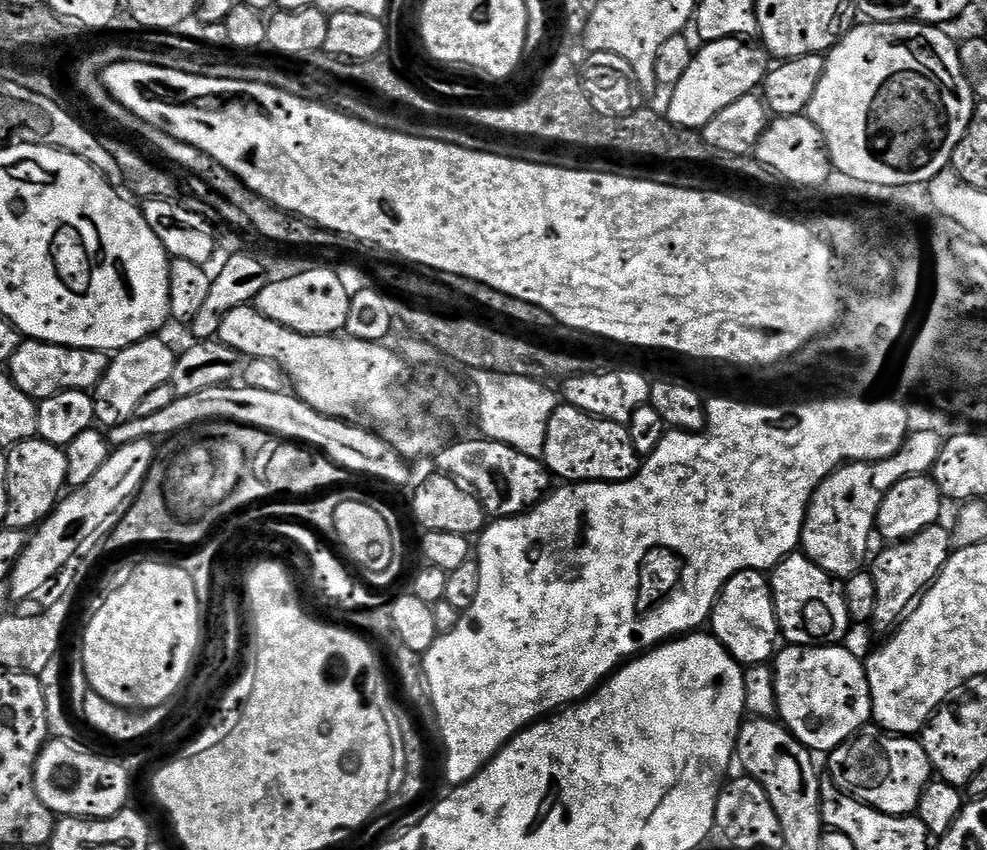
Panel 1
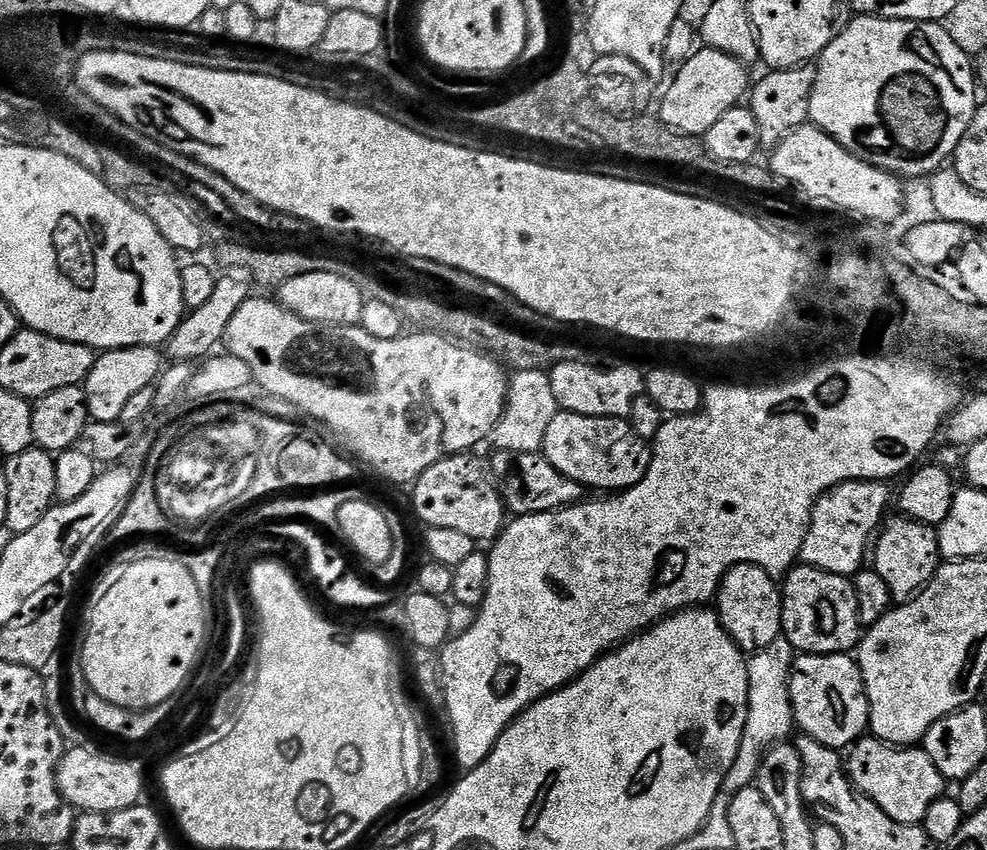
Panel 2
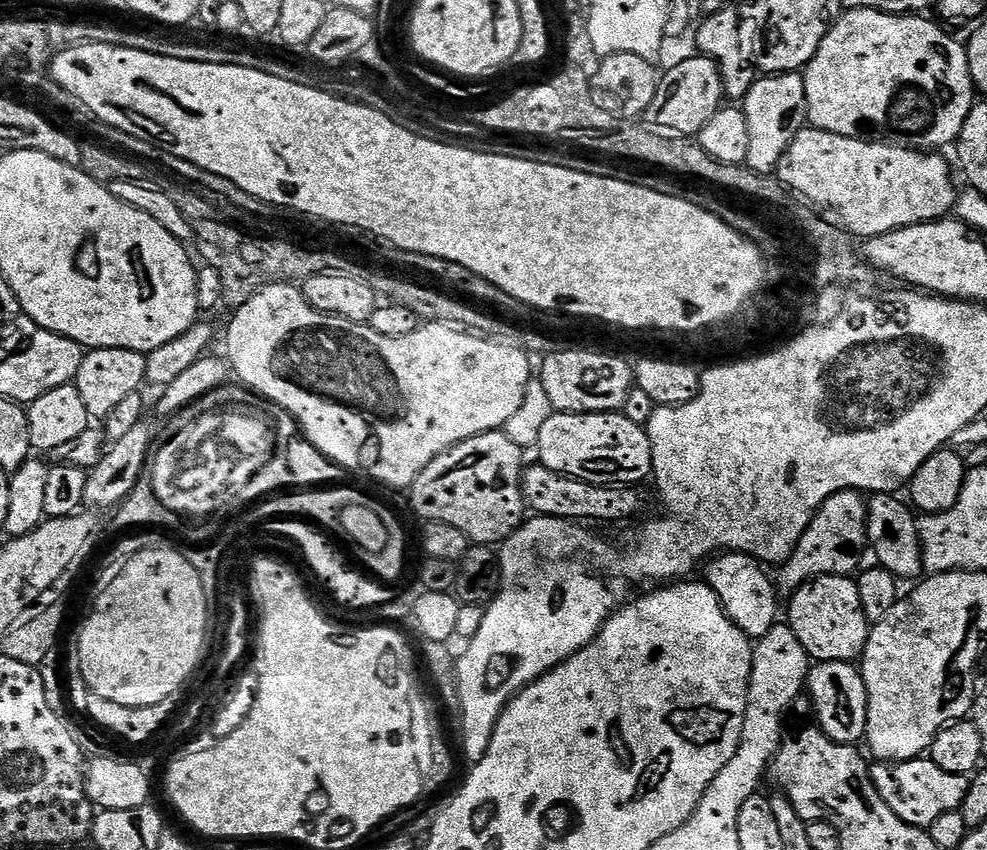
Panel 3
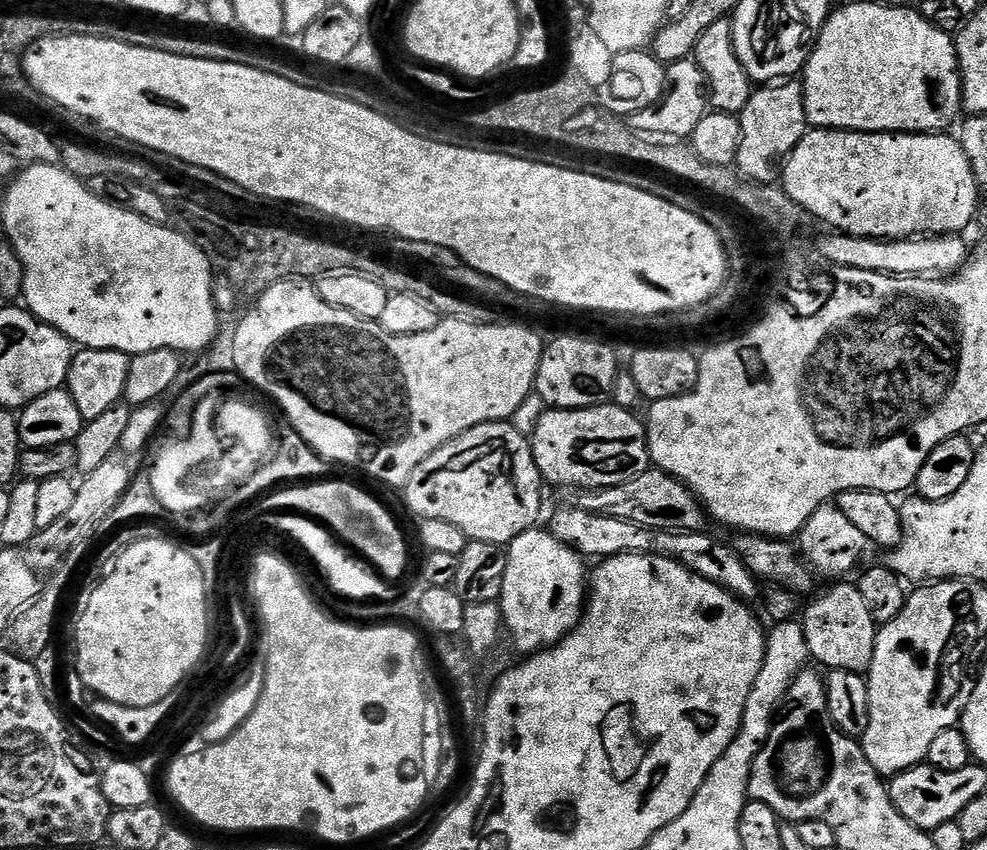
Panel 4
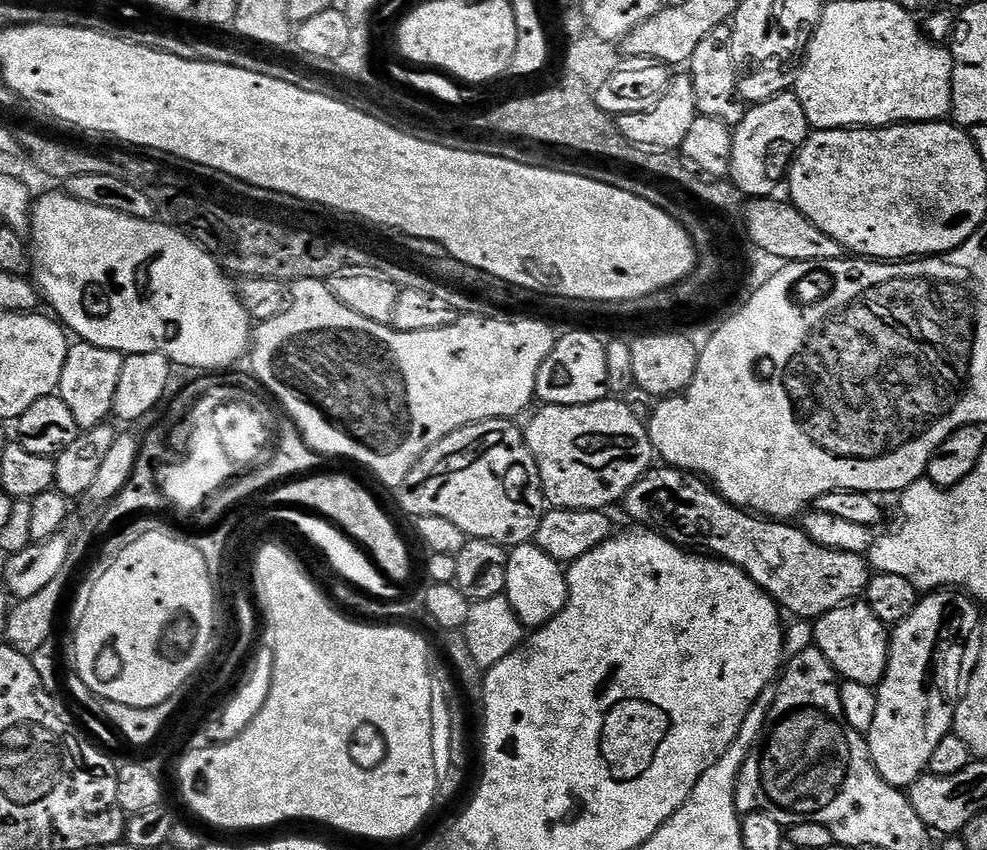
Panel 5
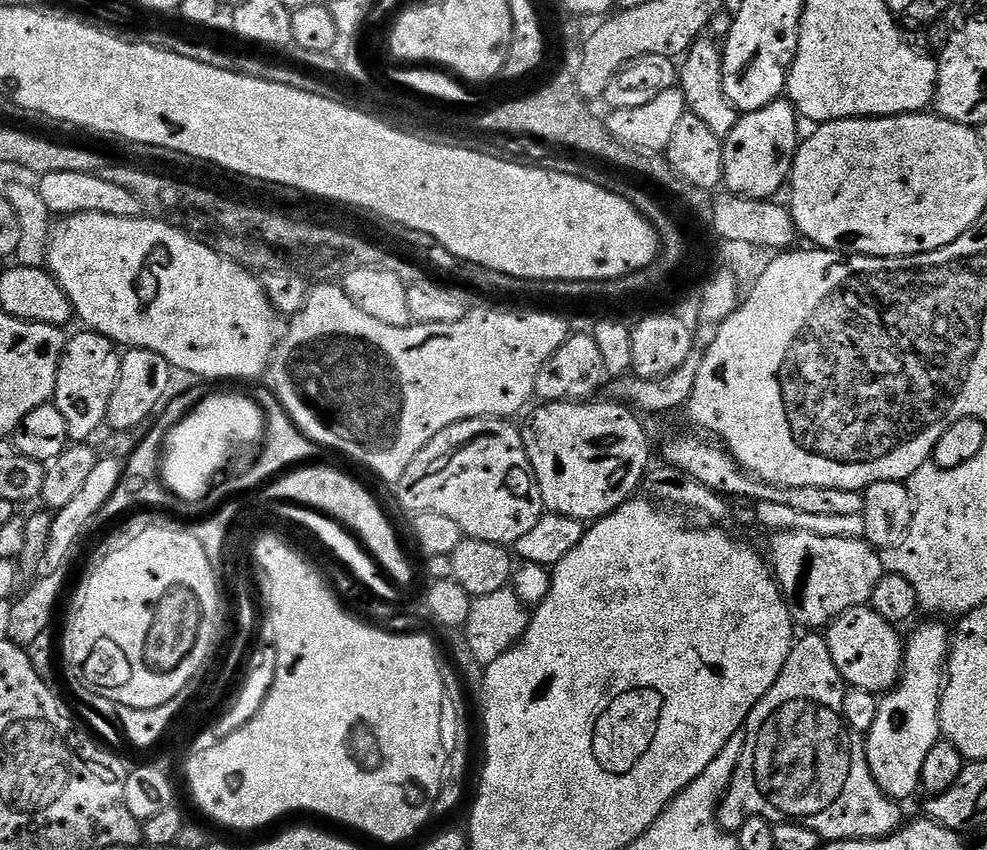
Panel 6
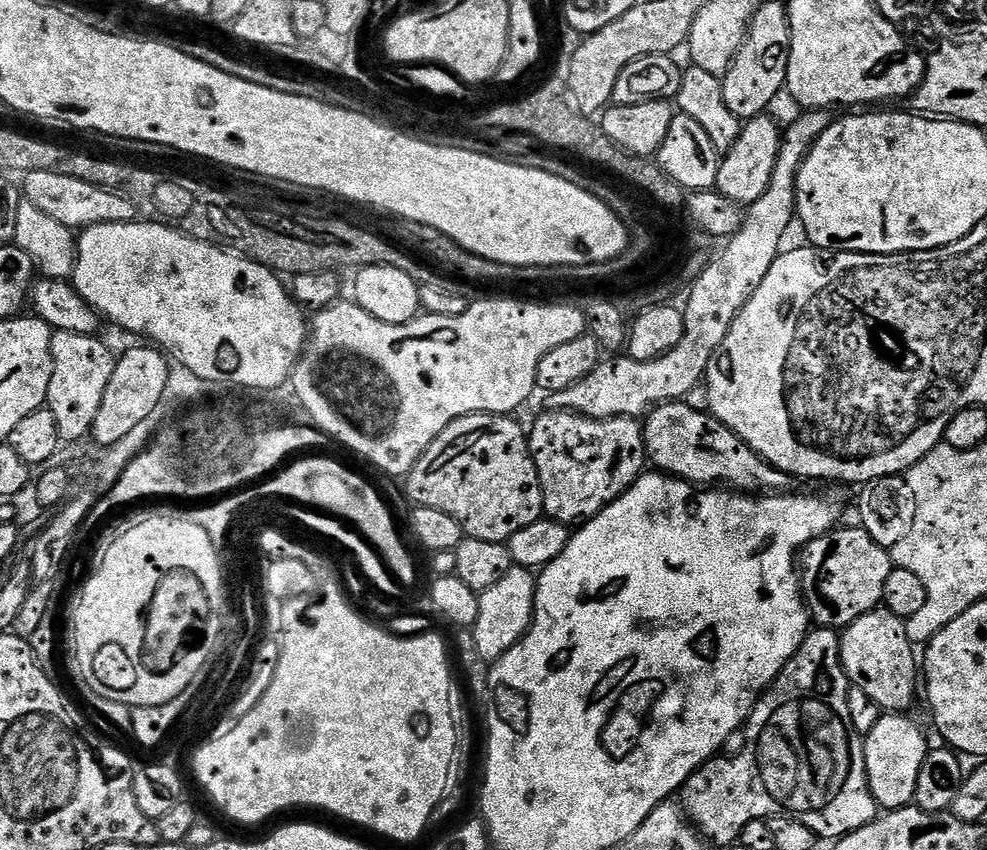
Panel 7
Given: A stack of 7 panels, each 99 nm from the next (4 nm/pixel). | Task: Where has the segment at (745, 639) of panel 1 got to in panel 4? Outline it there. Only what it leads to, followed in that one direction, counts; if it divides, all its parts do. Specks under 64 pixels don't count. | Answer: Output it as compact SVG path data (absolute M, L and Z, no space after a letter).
M565 506L565 508L560 508L553 514L550 531L554 538L558 538L558 542L570 546L582 558L588 558L588 556L607 558L609 556L621 556L627 552L630 554L646 554L647 556L669 556L671 560L676 560L682 566L689 568L691 572L697 572L702 578L722 586L727 592L732 592L736 595L737 600L752 602L756 595L758 595L757 597L761 595L758 577L750 571L746 562L742 562L742 558L737 554L735 547L731 543L723 544L722 541L707 536L707 531L704 530L699 532L663 532L646 526L638 526L634 522L622 522L618 518L606 518L602 514L586 514L586 510Z

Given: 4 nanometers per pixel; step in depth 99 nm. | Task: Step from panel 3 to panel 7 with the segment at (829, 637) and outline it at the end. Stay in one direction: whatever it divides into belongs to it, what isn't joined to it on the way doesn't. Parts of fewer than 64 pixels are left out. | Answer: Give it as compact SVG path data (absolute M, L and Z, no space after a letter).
M887 610L862 614L840 632L840 657L851 687L863 690L884 714L904 714L918 692L918 652L906 634L904 621Z

